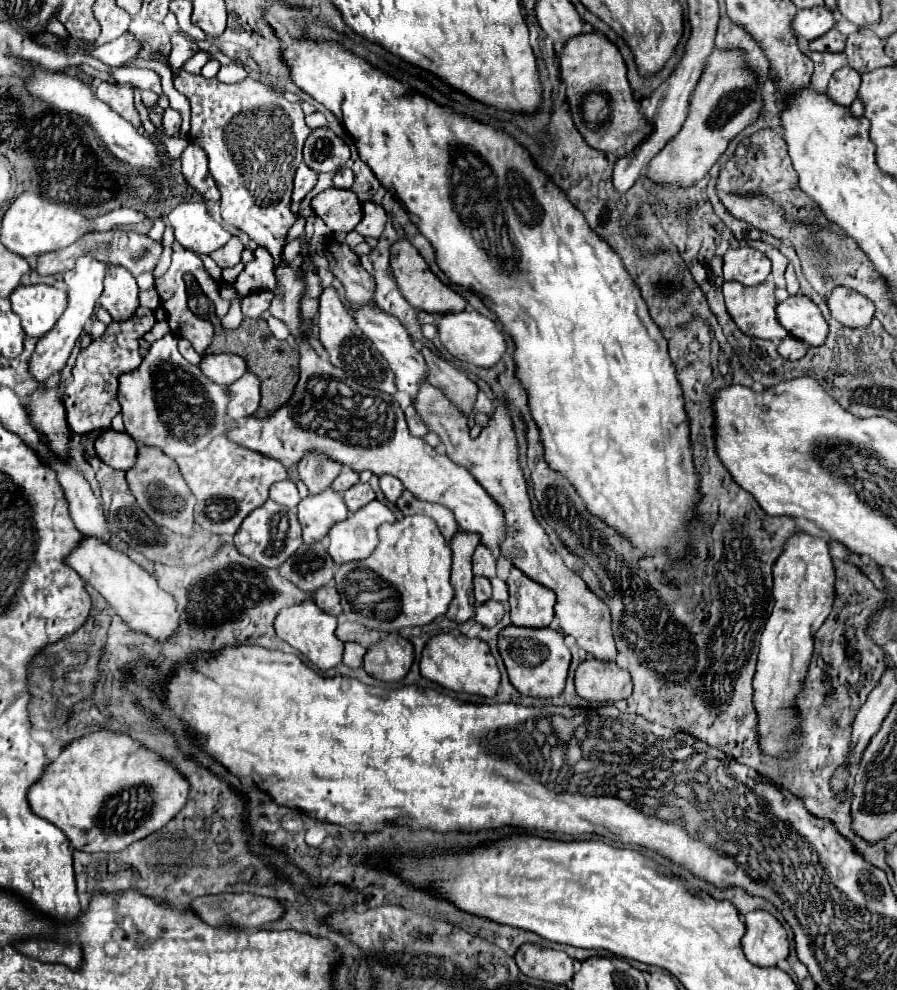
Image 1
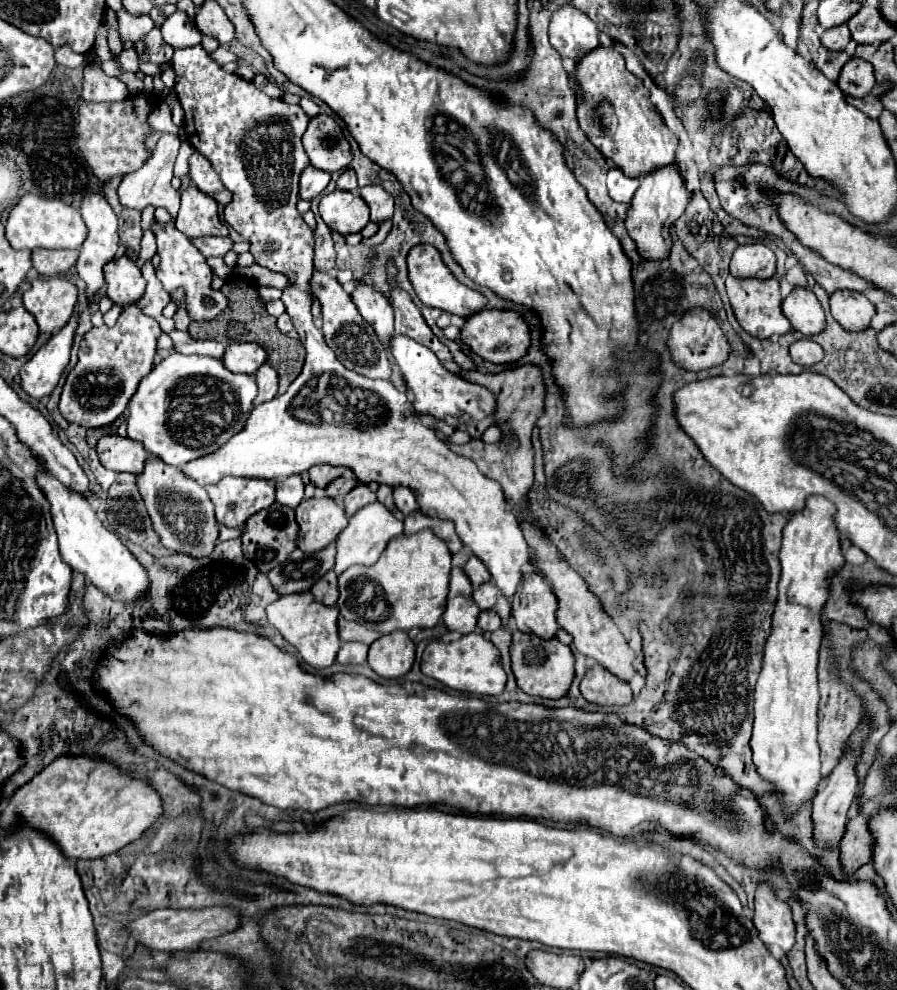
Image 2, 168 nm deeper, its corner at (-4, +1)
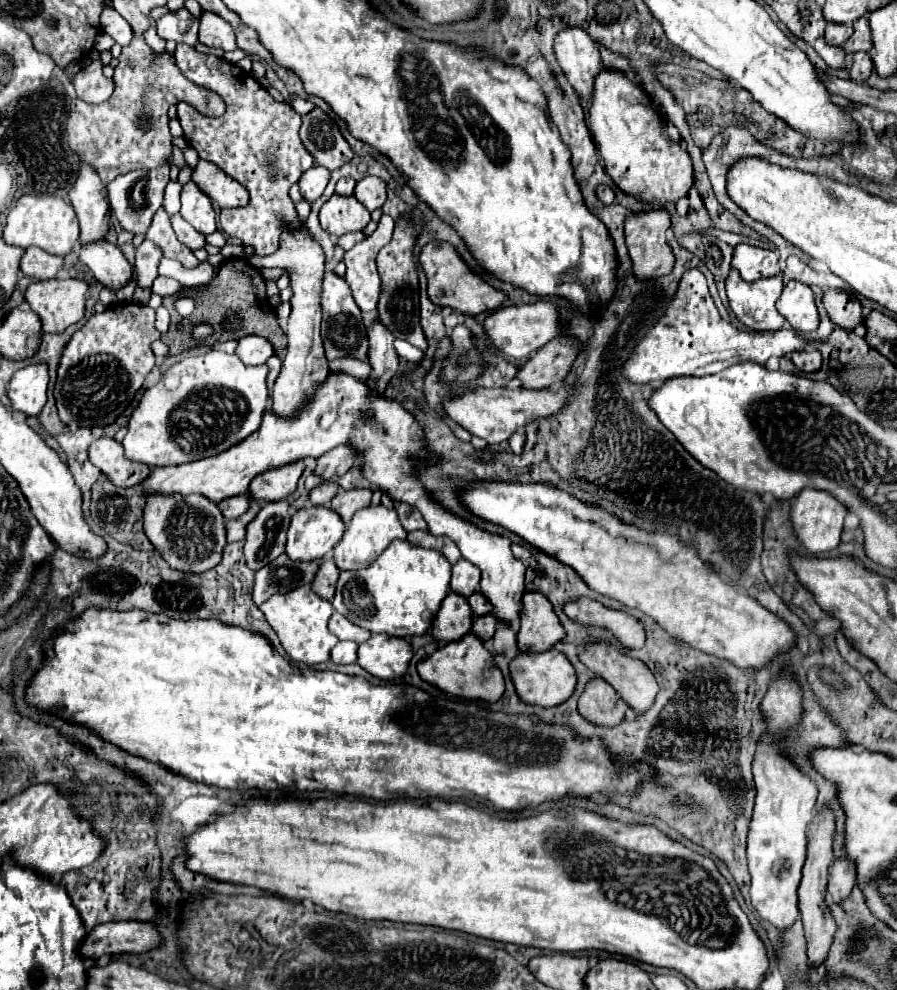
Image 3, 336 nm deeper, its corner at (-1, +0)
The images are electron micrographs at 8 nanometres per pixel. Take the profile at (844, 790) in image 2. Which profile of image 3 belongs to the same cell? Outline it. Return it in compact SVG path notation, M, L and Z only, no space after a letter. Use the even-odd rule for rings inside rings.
M822 808L820 812L816 812L814 820L812 820L812 834L808 838L808 854L806 854L806 862L802 868L802 882L798 888L798 908L800 908L800 916L802 916L802 924L804 924L804 936L806 936L806 954L808 954L808 964L818 968L826 962L830 944L832 944L832 936L836 932L836 924L828 912L826 906L826 880L828 880L828 868L834 862L834 854L832 854L832 842L834 842L834 810L832 808Z

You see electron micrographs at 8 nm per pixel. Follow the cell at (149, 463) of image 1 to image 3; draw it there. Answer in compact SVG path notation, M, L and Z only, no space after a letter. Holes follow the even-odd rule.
M146 494L144 532L162 558L182 572L206 572L214 568L222 560L222 548L226 546L224 518L218 506L200 494Z

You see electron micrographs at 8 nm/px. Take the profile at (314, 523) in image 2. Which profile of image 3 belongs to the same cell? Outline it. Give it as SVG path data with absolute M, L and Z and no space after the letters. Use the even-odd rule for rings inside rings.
M328 506L300 508L290 522L286 554L292 560L316 560L332 550L344 534L344 522Z

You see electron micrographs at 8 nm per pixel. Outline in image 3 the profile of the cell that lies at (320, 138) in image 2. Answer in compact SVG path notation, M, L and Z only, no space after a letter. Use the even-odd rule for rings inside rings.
M314 108L310 114L302 116L300 140L314 156L316 164L328 170L344 166L354 156L350 144L342 138L336 122L320 108Z

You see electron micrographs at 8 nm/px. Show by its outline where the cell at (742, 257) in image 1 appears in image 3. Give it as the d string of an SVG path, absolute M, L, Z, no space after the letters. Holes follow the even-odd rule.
M738 244L734 248L732 268L736 268L744 280L754 282L758 278L768 278L778 272L778 256L772 250Z

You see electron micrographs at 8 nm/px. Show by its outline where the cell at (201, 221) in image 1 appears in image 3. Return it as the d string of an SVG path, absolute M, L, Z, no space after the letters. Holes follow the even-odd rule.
M188 182L182 188L182 210L180 210L180 214L186 222L190 222L202 234L216 232L212 200L194 182Z

